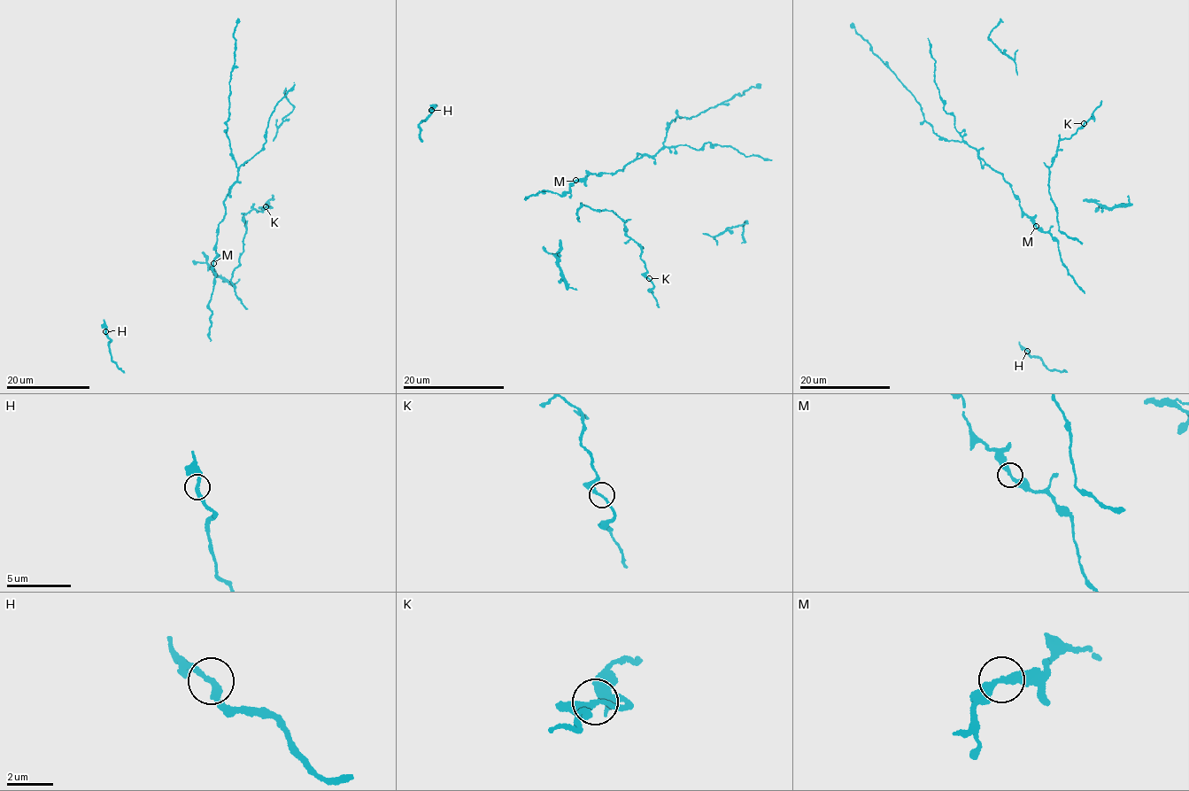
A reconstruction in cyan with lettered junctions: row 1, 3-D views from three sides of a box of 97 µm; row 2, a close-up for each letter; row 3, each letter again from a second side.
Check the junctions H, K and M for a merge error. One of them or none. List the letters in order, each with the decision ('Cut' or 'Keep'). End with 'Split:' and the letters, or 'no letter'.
H: Keep
K: Keep
M: Keep
Split: no letter

